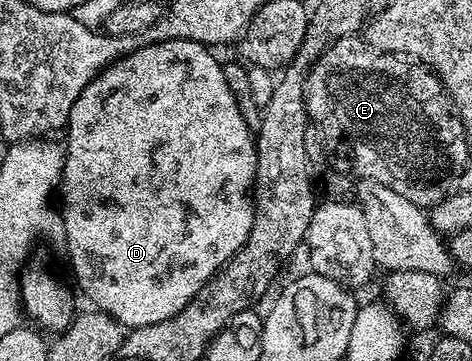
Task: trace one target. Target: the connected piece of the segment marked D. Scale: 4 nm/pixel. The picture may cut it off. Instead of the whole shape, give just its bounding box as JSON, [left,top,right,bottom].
[61,40,256,330]

